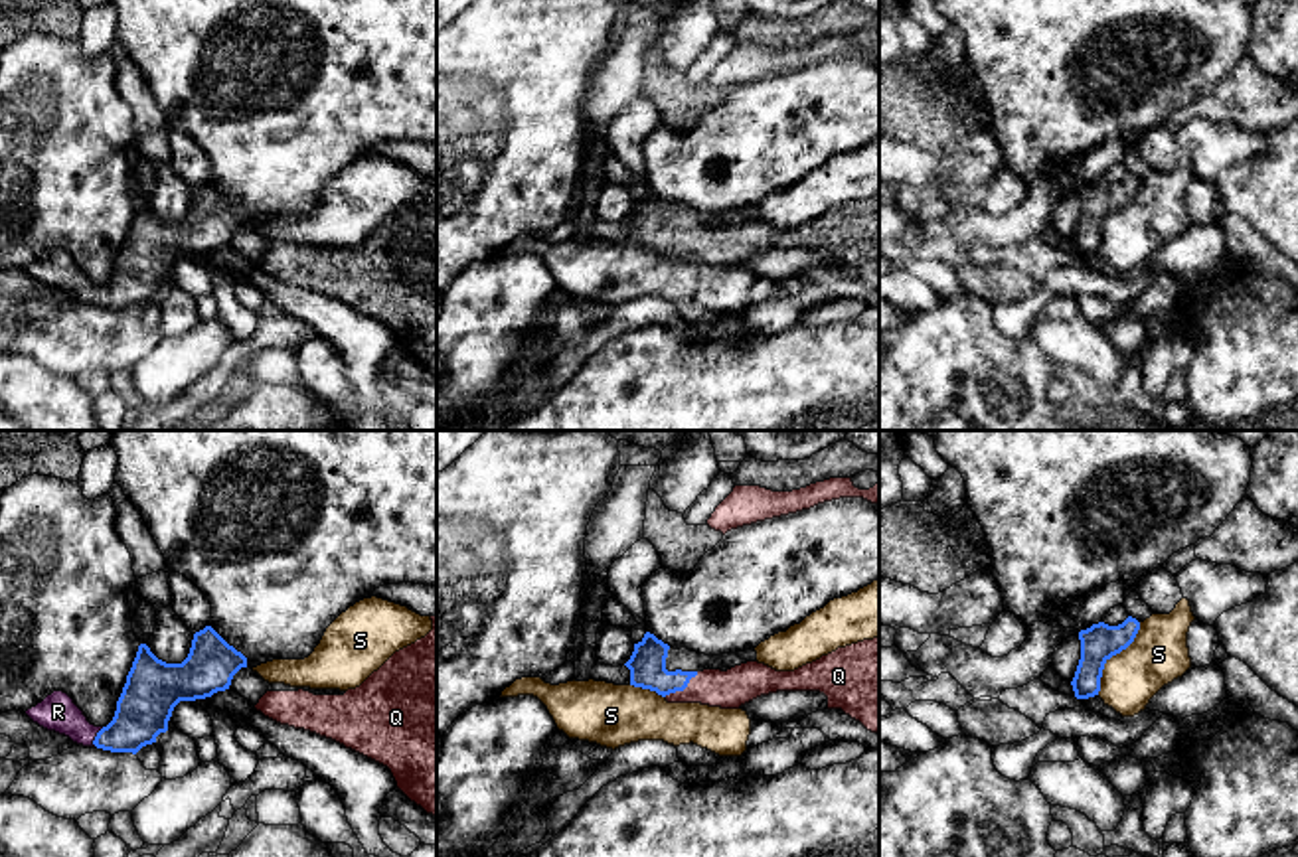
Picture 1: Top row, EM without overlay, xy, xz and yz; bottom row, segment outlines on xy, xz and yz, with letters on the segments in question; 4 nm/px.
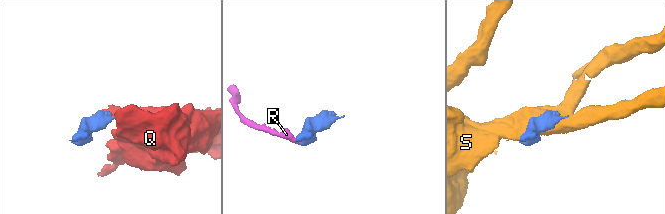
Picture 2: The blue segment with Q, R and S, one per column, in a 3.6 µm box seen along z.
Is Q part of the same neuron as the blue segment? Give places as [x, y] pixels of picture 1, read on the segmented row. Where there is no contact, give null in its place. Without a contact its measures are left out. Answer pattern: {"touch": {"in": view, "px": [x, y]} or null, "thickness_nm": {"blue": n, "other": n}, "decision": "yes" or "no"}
{"touch": {"in": "xz", "px": [682, 690]}, "thickness_nm": {"blue": 150, "other": 160}, "decision": "yes"}

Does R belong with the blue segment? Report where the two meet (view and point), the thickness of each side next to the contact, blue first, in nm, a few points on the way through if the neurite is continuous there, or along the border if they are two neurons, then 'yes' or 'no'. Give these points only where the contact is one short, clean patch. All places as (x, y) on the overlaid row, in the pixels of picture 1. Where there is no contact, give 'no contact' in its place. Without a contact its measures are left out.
contact xy (95, 737); calibres 220 and 150 nm; way xy (143, 711), (117, 737), (95, 737), (83, 733), (58, 711); yes

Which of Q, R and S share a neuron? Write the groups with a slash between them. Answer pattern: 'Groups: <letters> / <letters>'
Groups: Q R / S

